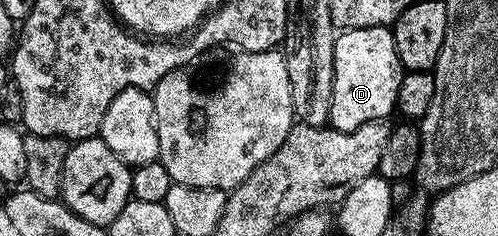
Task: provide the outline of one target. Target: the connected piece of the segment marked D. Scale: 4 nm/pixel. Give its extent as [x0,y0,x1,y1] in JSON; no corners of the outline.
[330,25,405,131]

